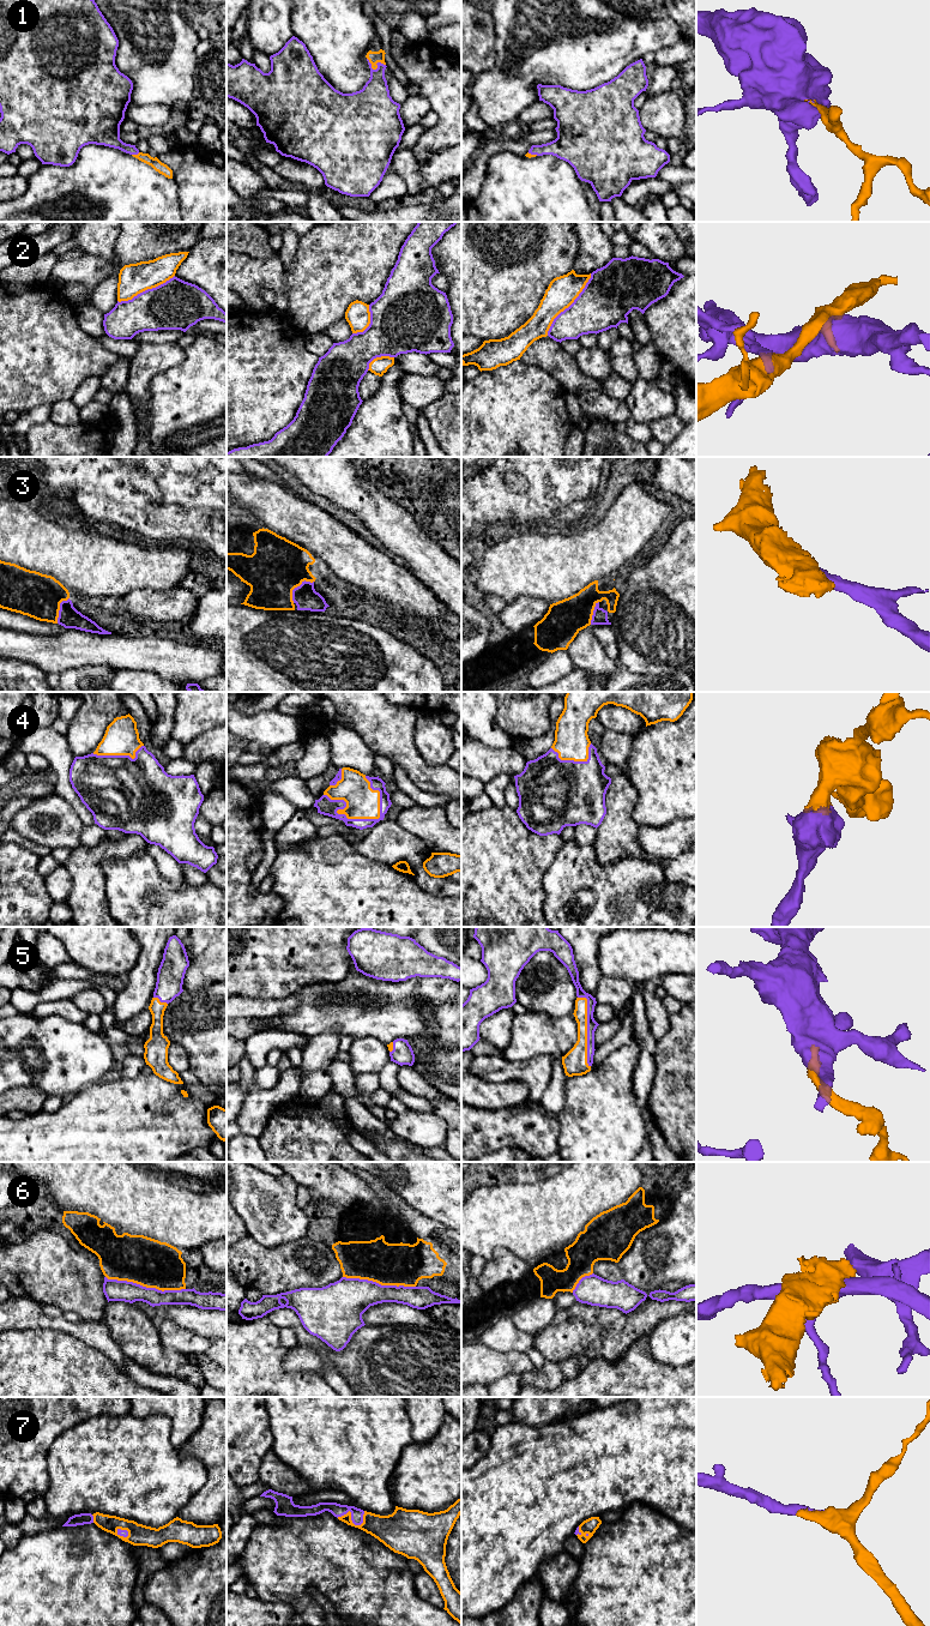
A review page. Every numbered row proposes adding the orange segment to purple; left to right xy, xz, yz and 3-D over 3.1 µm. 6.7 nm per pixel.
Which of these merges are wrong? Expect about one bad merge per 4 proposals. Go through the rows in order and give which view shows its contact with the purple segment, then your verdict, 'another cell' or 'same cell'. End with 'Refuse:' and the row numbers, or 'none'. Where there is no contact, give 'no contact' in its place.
1: xz | same cell
2: yz | another cell
3: xz | same cell
4: xz | same cell
5: yz | same cell
6: xy | another cell
7: xz | same cell
Refuse: 2, 6

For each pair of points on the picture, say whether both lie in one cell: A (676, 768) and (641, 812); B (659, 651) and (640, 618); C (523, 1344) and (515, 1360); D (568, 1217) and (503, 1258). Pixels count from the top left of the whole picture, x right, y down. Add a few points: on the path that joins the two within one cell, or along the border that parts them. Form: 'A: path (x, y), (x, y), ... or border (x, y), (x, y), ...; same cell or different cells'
A: path (675, 778), (652, 801); same cell
B: path (659, 643), (659, 637), (648, 626); same cell
C: border (491, 1348), (525, 1353); different cells
D: border (487, 1259), (497, 1248), (505, 1247), (526, 1262); different cells

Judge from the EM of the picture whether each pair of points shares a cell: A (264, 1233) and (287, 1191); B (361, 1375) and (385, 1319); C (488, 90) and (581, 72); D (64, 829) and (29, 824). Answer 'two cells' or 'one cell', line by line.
A: one cell
B: two cells
C: one cell
D: one cell

